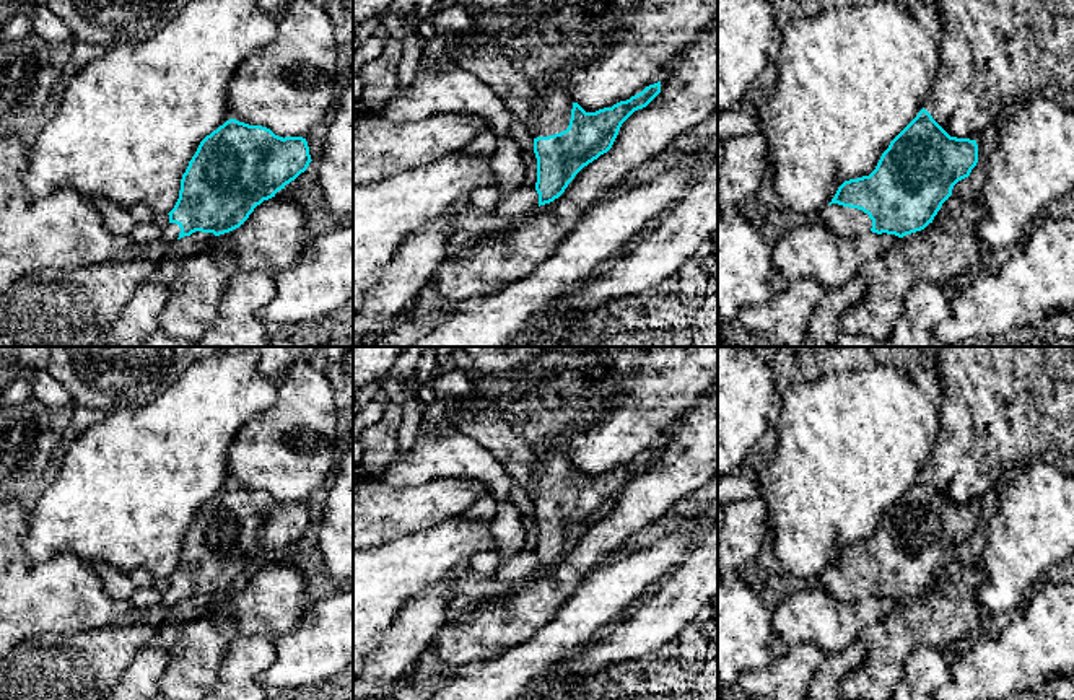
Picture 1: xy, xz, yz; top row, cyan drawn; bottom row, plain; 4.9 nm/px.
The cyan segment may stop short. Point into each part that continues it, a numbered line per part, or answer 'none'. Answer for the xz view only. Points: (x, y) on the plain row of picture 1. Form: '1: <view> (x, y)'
1: xz (515, 454)

